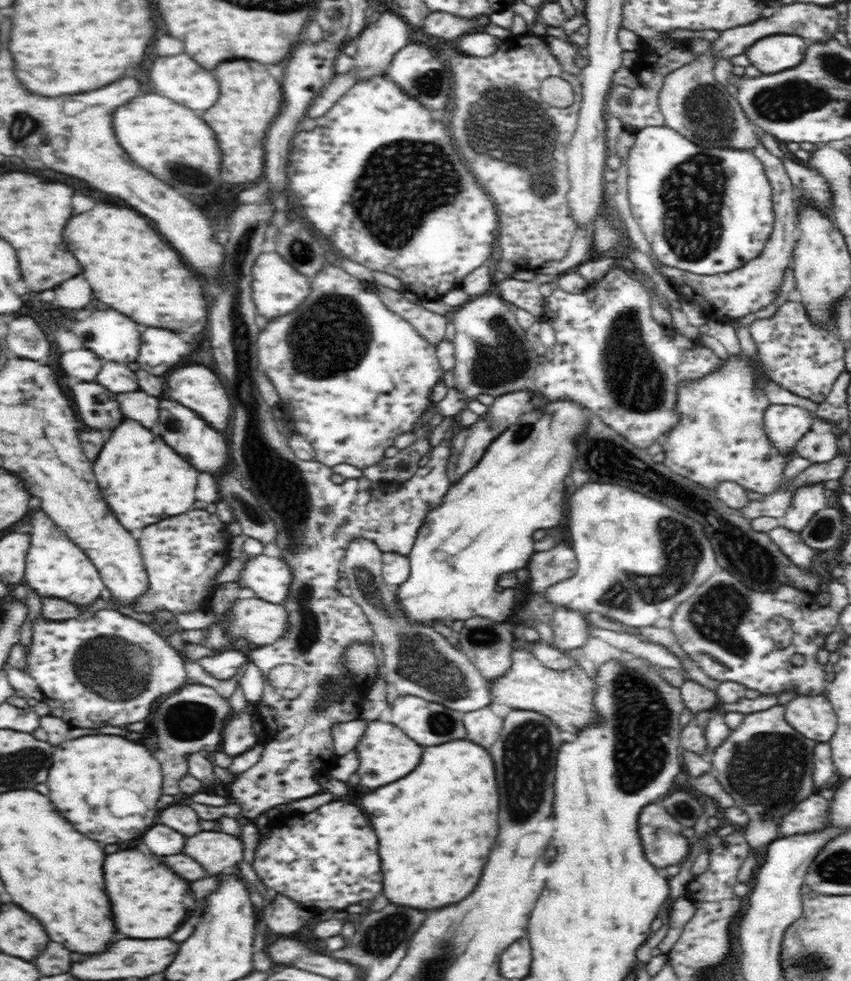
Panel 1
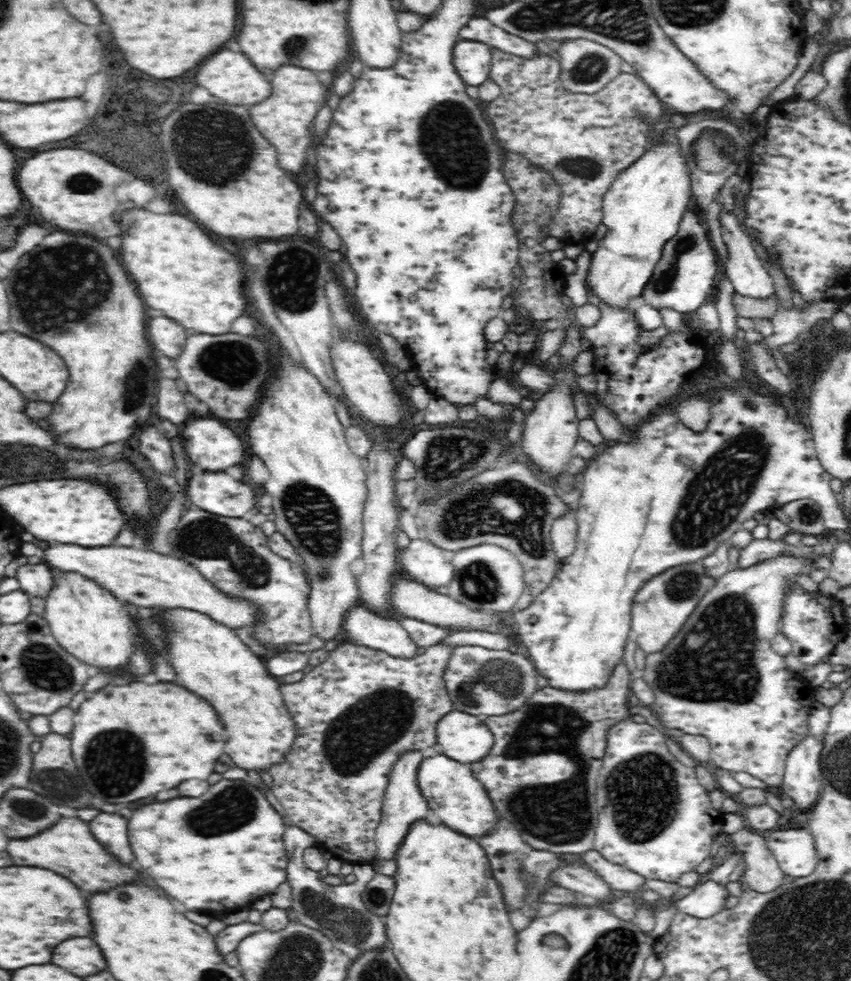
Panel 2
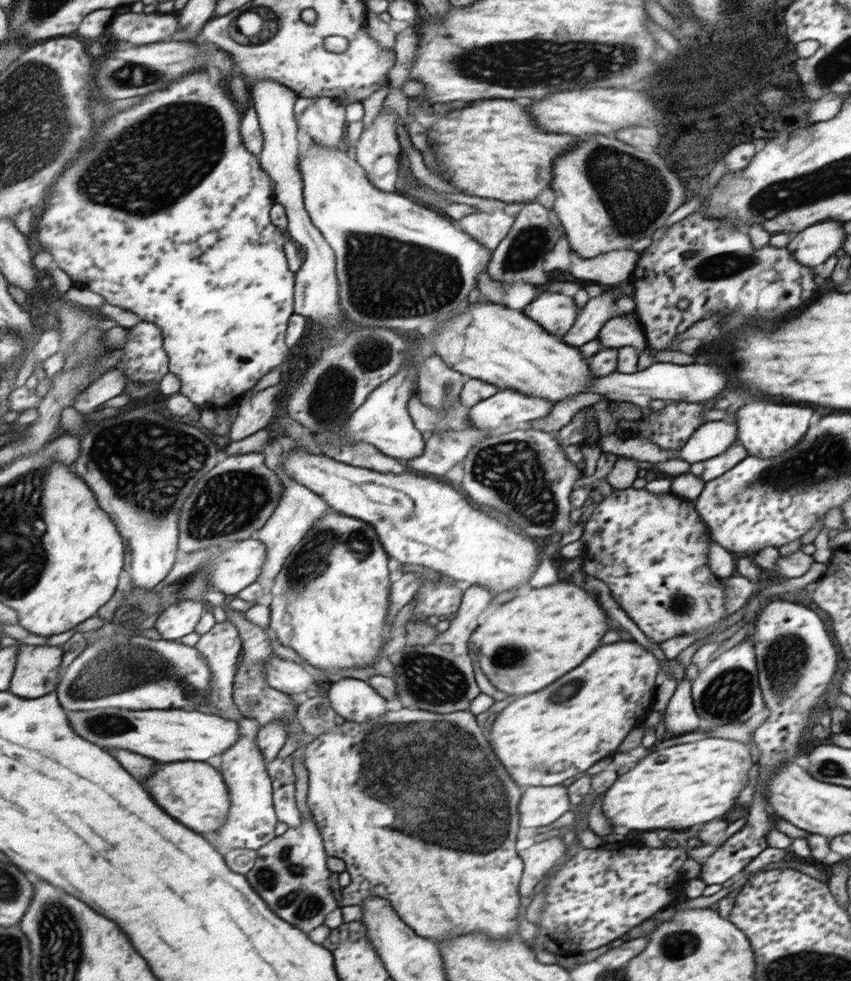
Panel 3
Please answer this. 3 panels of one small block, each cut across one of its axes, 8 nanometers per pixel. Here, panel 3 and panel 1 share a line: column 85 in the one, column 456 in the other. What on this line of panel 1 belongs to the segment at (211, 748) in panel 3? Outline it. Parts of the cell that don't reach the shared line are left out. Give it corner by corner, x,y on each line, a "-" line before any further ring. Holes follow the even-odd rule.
414,694
398,695
398,698
389,705
392,710
390,722
422,746
436,746
440,742
450,742
452,738
467,738
463,713
460,711
446,708
444,705
430,702

